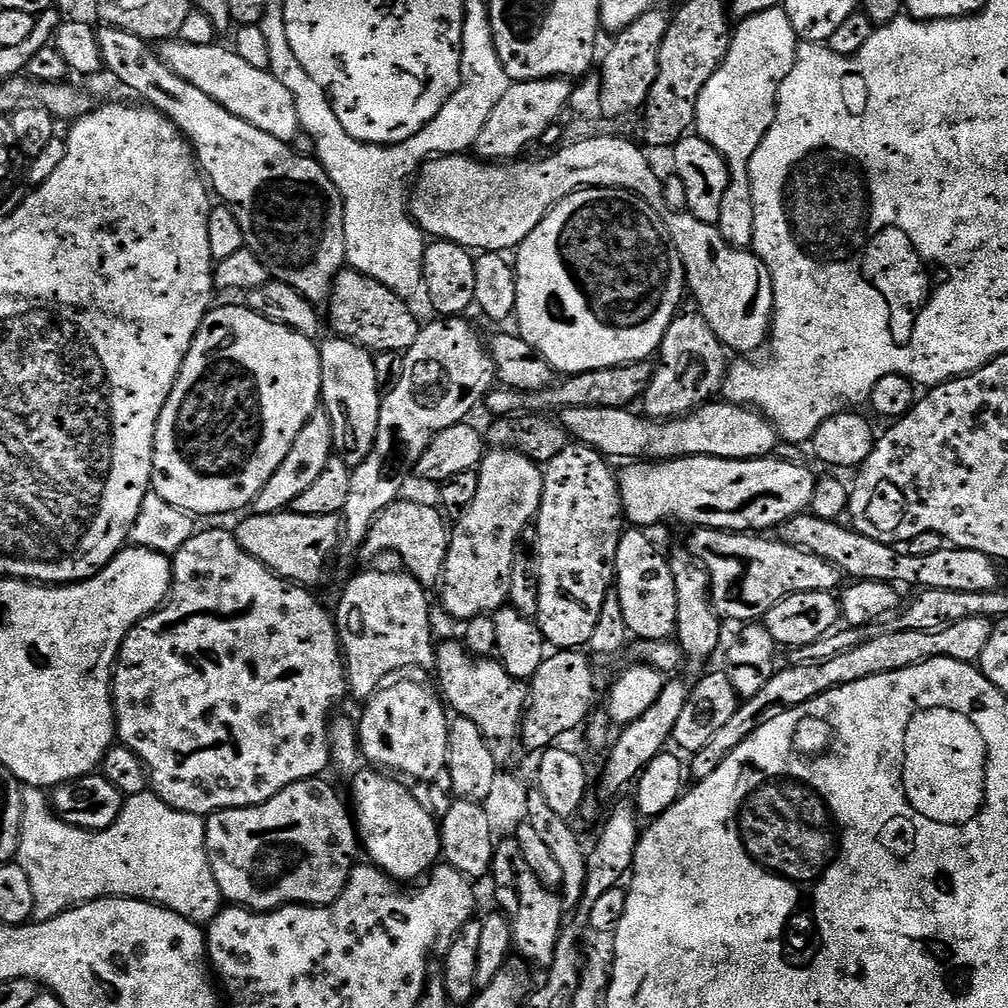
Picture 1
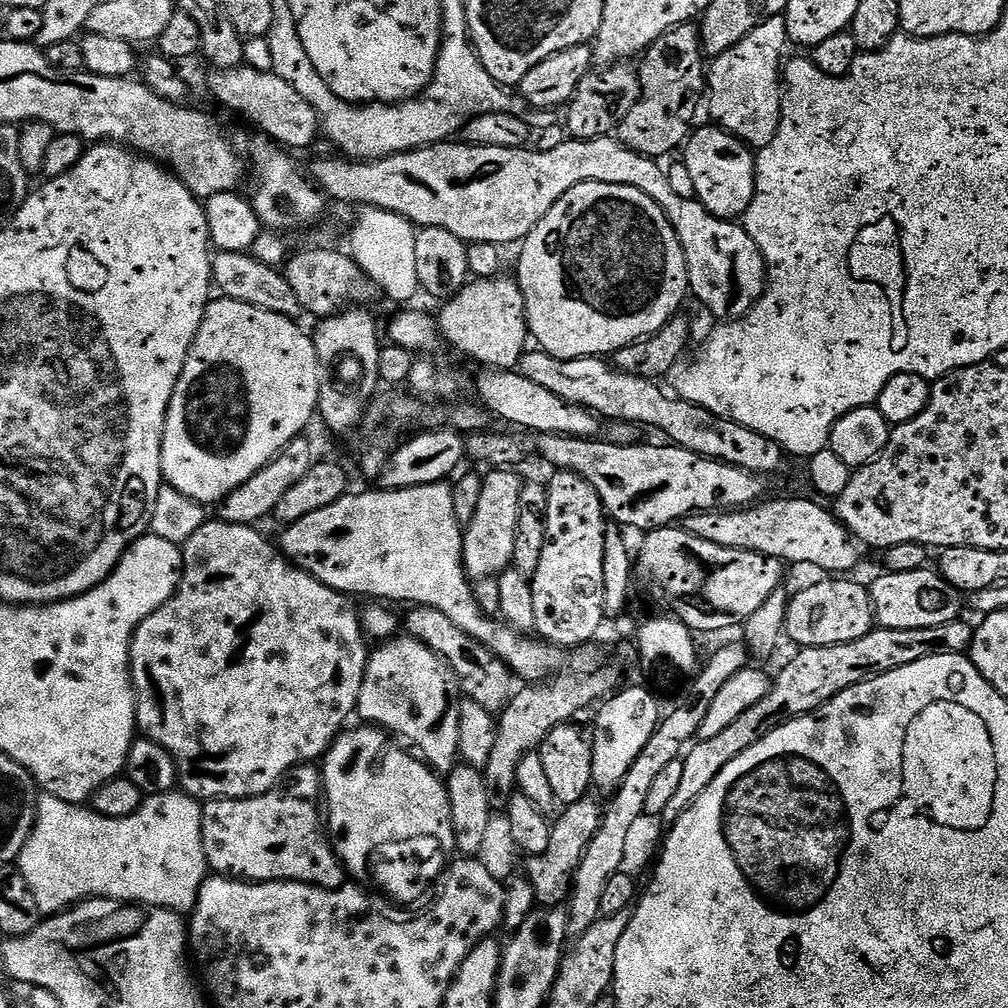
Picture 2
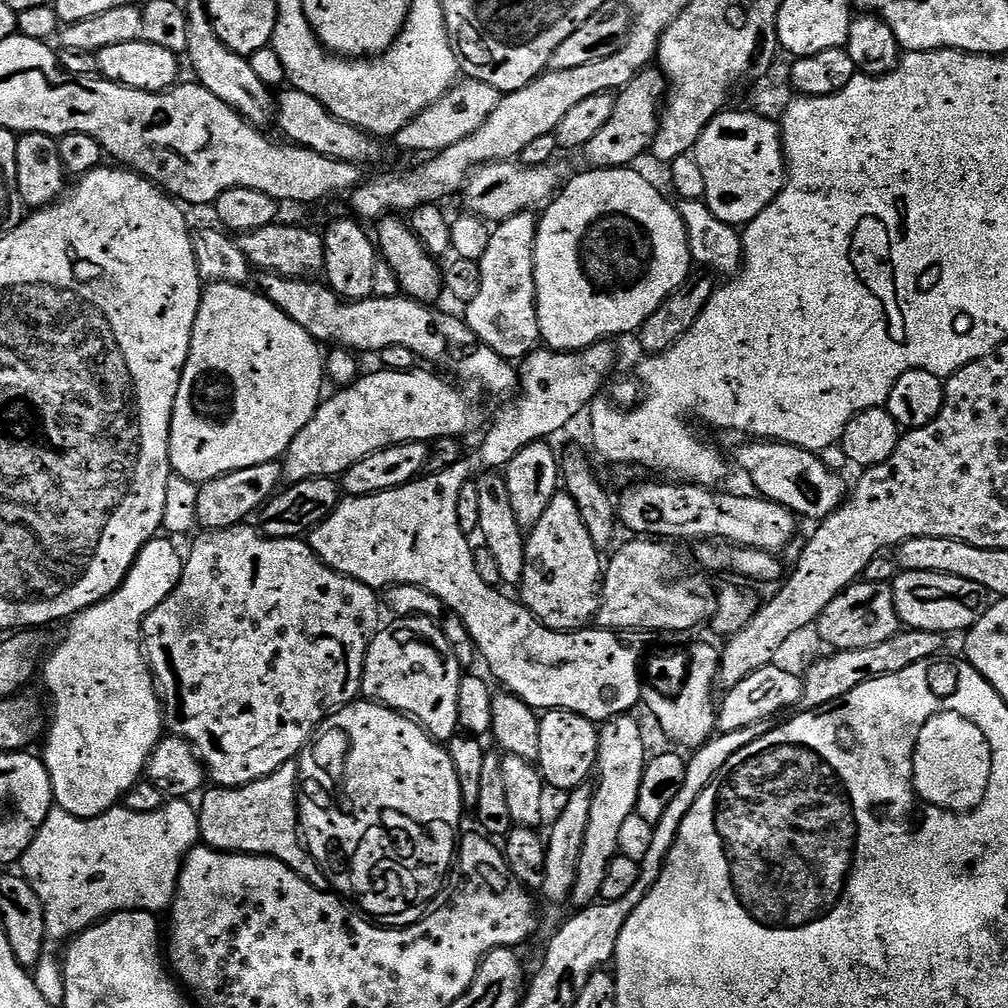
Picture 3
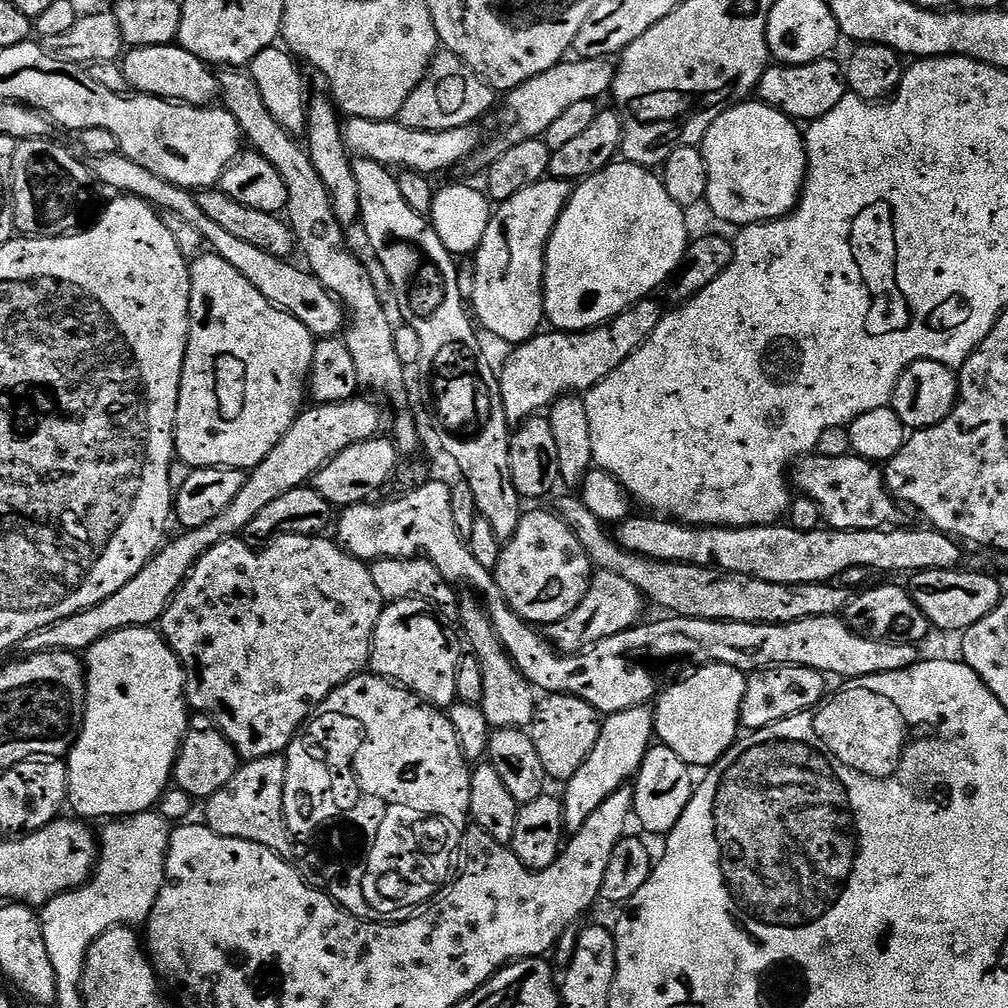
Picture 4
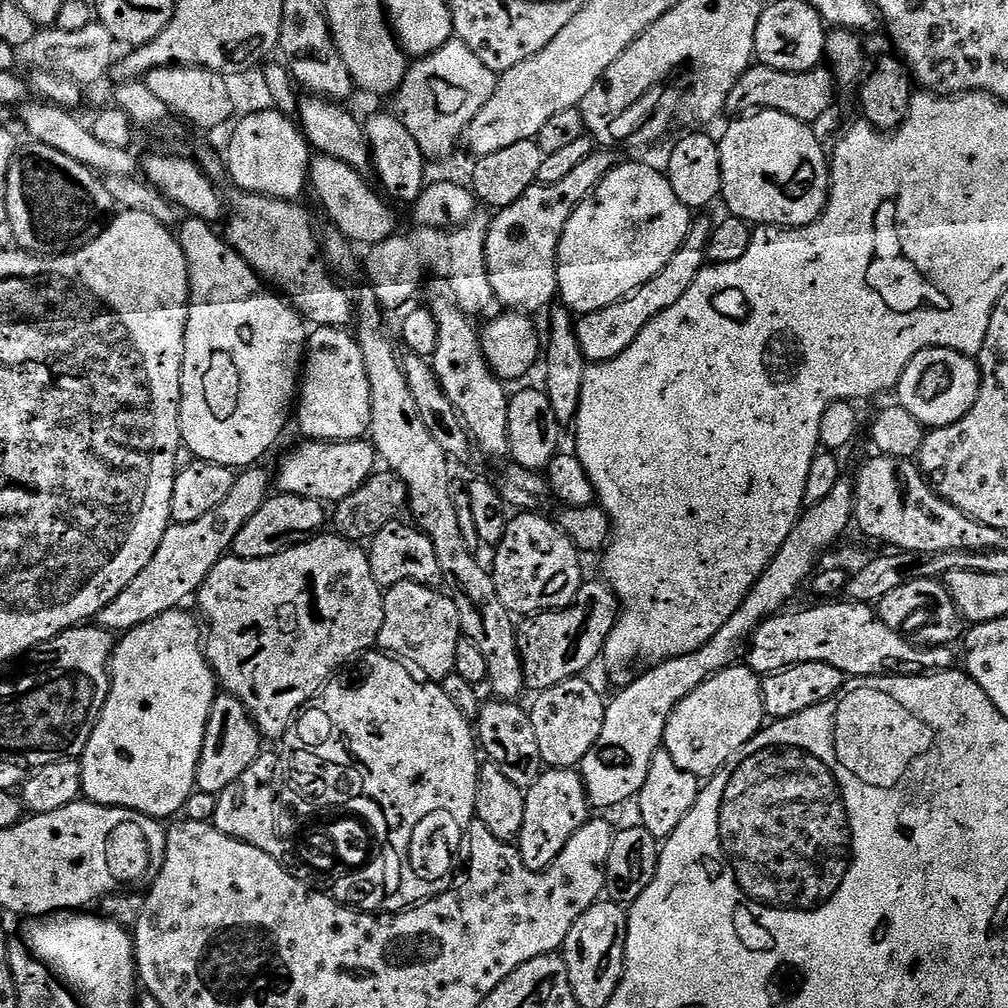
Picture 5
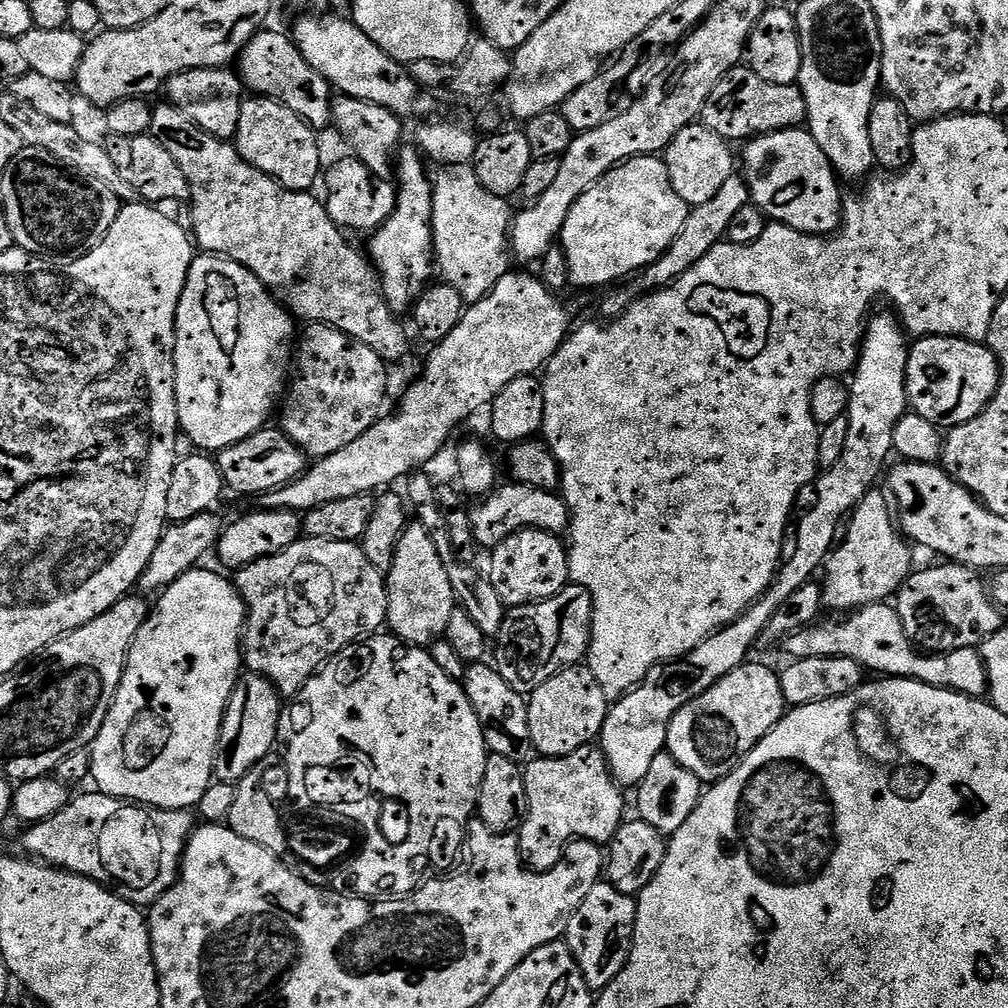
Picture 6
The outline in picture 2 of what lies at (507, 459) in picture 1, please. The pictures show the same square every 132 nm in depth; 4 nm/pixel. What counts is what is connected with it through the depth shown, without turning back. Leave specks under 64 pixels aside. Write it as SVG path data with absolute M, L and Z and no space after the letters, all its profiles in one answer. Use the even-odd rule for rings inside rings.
M492 470L484 476L478 510L463 529L462 558L469 581L475 582L487 576L499 577L512 563L514 530L518 530L518 498L525 486L525 481L519 480L514 473L512 470Z

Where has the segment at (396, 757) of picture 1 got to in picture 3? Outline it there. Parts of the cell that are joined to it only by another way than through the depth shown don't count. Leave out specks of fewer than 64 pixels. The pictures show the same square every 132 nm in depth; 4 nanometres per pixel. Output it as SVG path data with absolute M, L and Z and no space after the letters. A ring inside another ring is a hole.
M401 616L391 621L393 624L381 627L372 638L372 645L368 647L366 662L364 663L363 695L367 699L385 704L396 712L412 717L421 728L428 731L428 735L437 742L447 742L457 735L458 722L458 686L462 675L460 659L456 657L456 650L448 640L447 631L440 628L431 616Z

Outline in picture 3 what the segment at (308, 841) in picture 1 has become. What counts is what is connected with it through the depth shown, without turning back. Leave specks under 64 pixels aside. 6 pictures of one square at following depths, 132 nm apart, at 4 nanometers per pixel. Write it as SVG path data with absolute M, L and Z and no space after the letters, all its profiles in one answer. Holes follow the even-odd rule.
M291 760L278 766L274 774L241 788L209 787L199 797L200 840L207 847L216 848L219 852L273 856L275 860L280 860L287 868L294 869L299 876L309 880L318 890L329 891L327 876L316 866L316 860L308 852L302 839L297 804L300 782L299 763Z

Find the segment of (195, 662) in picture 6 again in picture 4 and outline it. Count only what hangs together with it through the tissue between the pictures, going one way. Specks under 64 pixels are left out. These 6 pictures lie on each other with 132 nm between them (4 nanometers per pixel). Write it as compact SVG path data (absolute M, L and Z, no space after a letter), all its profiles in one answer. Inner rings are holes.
M155 627L127 628L94 642L94 646L89 648L86 653L86 675L88 678L88 704L84 708L84 725L80 727L80 736L66 757L68 766L67 803L70 808L72 804L73 810L76 811L73 813L77 817L87 818L89 821L96 820L99 816L108 816L104 818L137 816L140 812L155 809L170 787L172 770L176 766L176 756L180 752L180 743L188 733L190 709L187 700L184 699L184 667L180 665L180 659L176 657L172 647Z

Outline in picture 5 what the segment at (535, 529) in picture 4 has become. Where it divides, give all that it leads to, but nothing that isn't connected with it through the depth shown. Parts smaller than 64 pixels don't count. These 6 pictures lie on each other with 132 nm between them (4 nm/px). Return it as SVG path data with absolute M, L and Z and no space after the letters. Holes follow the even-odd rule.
M534 511L513 515L508 521L502 542L495 545L496 557L490 563L498 598L502 598L509 612L520 618L536 612L549 612L551 608L570 606L585 579L580 569L582 554L574 542L570 542L555 519L547 520L540 515L544 514Z

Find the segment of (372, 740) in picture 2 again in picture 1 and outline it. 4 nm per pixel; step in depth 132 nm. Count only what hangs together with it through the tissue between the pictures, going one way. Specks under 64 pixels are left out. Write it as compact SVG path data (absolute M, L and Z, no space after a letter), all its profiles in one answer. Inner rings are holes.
M361 770L356 773L356 785L352 788L352 800L350 799L358 840L363 851L364 848L368 851L367 859L397 882L405 882L404 880L412 880L415 876L423 877L431 873L442 856L437 817L432 817L424 809L423 802L407 788L407 783L383 771L372 771L376 772Z

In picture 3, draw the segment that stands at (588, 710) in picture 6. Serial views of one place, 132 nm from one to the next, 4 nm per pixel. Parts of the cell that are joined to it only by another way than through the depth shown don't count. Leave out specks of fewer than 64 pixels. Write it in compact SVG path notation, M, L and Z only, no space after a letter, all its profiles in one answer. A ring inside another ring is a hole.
M548 710L540 717L540 741L538 742L538 750L540 751L538 767L541 774L544 775L545 785L549 789L557 788L561 794L567 794L573 788L579 788L580 785L589 783L590 777L588 775L591 772L593 775L600 755L600 733L597 725L593 721L587 720L584 716L579 716L577 712Z

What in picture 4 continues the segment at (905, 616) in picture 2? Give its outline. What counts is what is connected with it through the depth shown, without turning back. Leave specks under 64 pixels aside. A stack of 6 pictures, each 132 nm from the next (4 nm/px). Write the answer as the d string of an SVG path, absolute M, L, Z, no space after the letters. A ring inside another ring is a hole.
M937 570L935 572L918 572L911 577L912 584L907 585L908 593L911 594L913 602L922 610L922 614L928 619L933 629L941 628L944 632L963 633L965 628L982 622L1000 604L1002 593L1000 584L992 576L984 572L964 572L965 570Z

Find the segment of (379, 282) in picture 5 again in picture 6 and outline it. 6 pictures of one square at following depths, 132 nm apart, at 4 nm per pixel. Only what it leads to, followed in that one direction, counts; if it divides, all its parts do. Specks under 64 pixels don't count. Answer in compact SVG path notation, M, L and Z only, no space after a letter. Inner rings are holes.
M454 163L443 165L433 181L434 210L432 211L432 242L436 268L443 283L454 286L462 294L465 303L480 301L511 271L511 226L514 207L507 198L489 192L480 182L472 164Z

